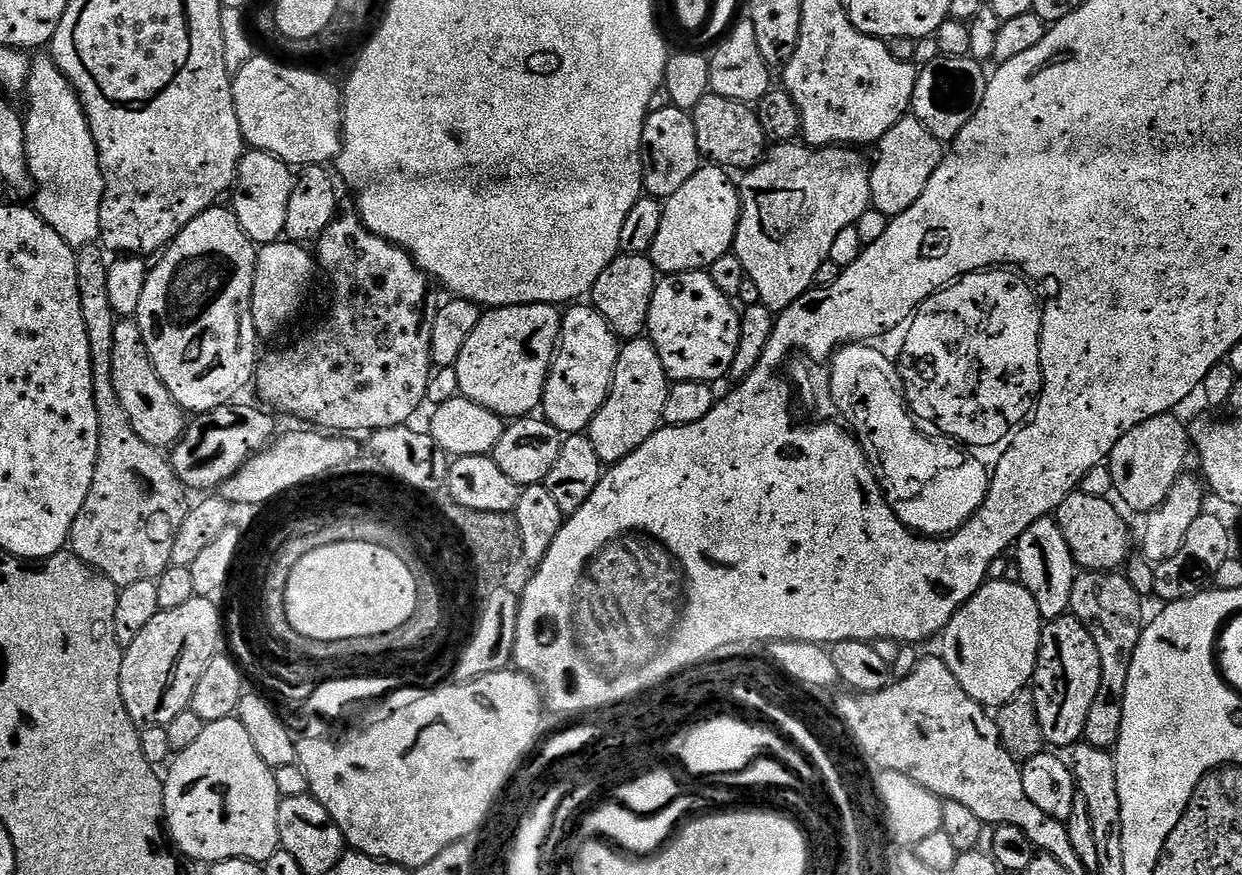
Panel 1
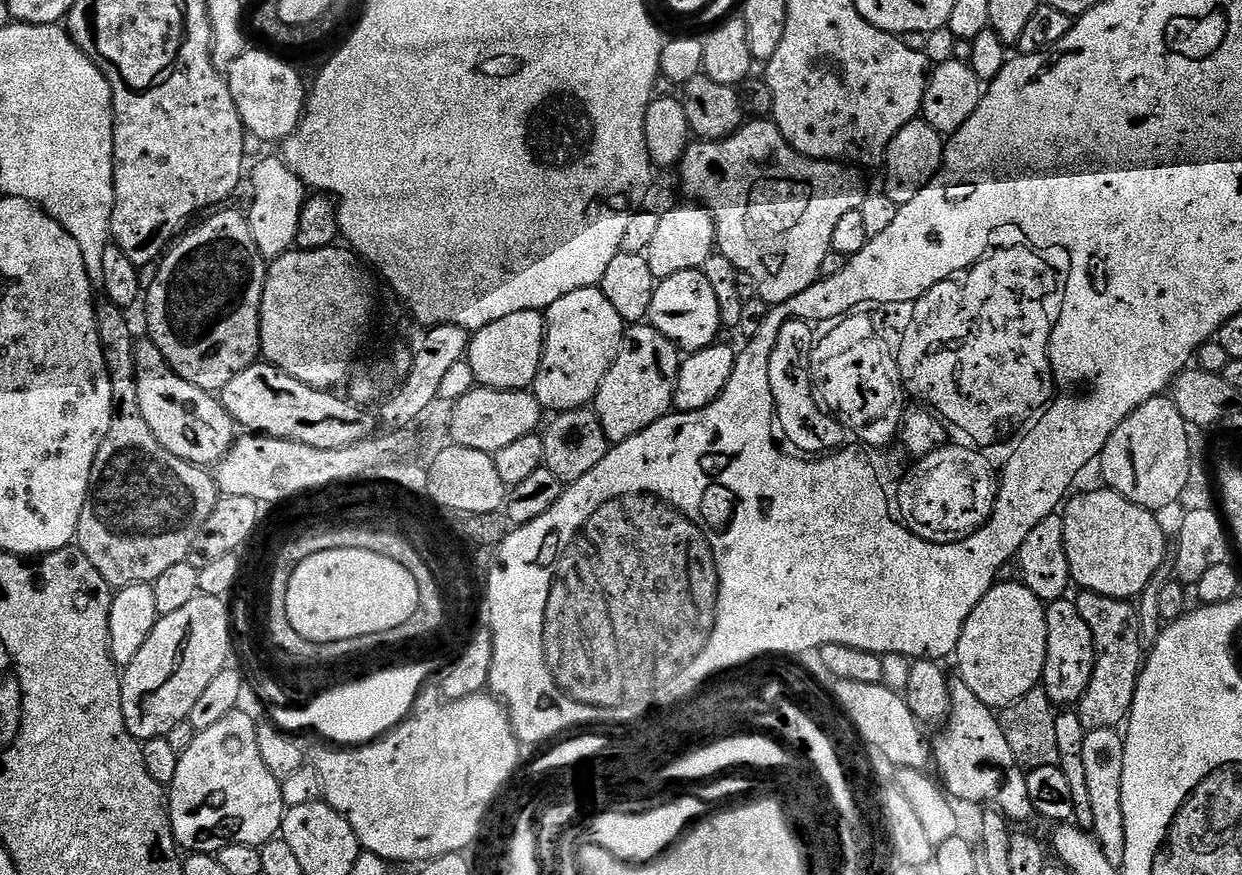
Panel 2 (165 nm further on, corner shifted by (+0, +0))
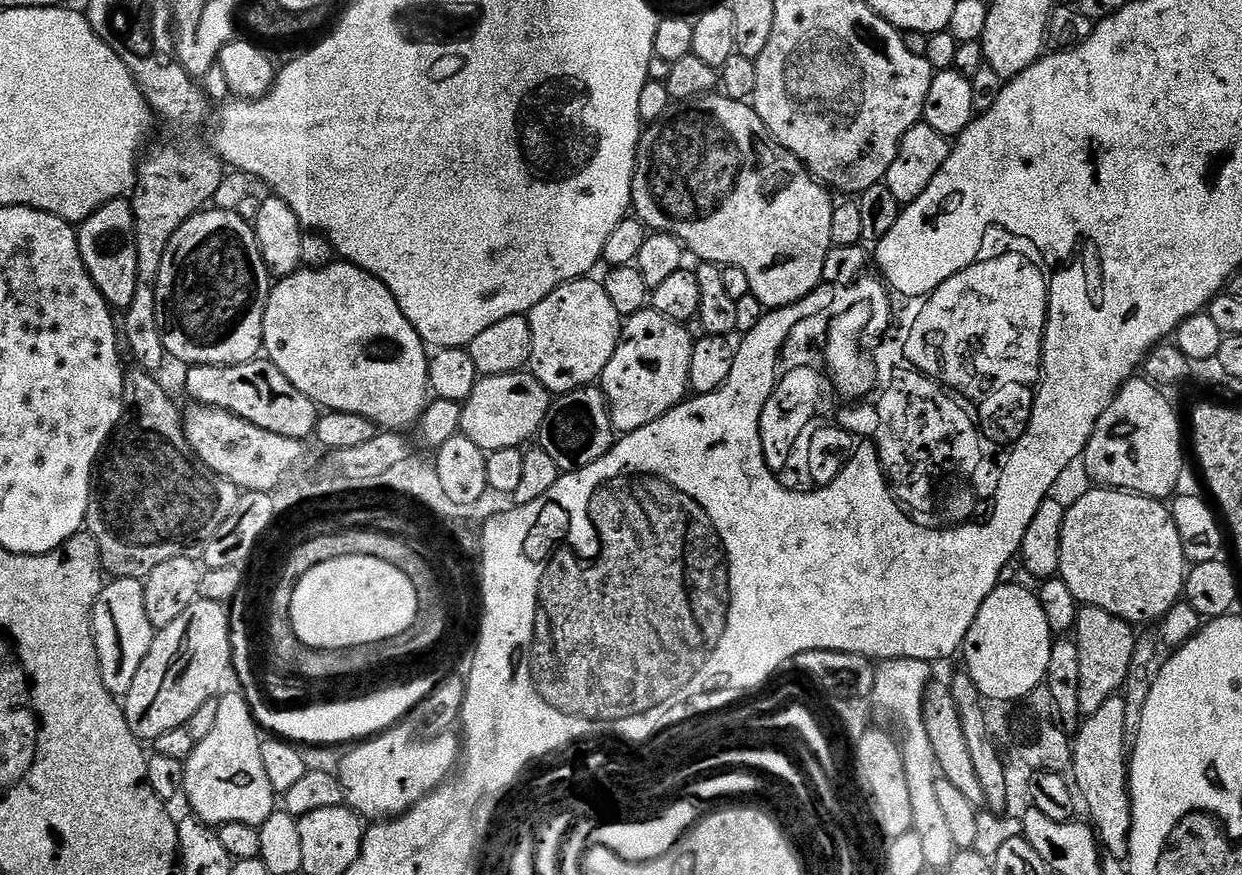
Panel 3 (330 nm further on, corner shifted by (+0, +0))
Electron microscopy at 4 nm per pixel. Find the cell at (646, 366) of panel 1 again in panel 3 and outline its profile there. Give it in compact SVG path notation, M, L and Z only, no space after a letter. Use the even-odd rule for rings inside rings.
M645 310L623 321L618 346L598 381L608 399L608 413L617 433L650 426L689 395L694 336L684 328L681 321L666 318L659 310Z

